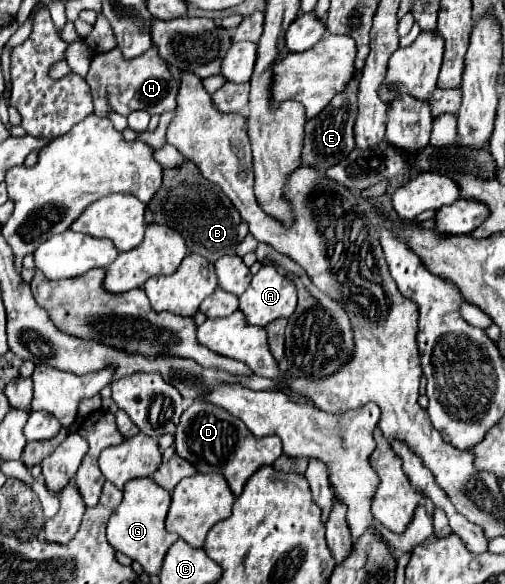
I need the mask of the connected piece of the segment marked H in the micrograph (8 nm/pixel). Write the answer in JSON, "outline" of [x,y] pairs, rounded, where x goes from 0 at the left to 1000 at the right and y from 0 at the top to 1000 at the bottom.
{"outline":[[[299,80],[295,87],[287,87],[287,94],[275,94],[267,101],[244,101],[236,84],[220,84],[212,91],[188,87],[172,125],[172,142],[184,159],[192,200],[212,200],[216,190],[228,190],[248,200],[259,190],[291,190],[295,197],[319,197],[350,183],[347,170],[354,146],[343,135],[331,108],[315,98],[311,80]]]}

